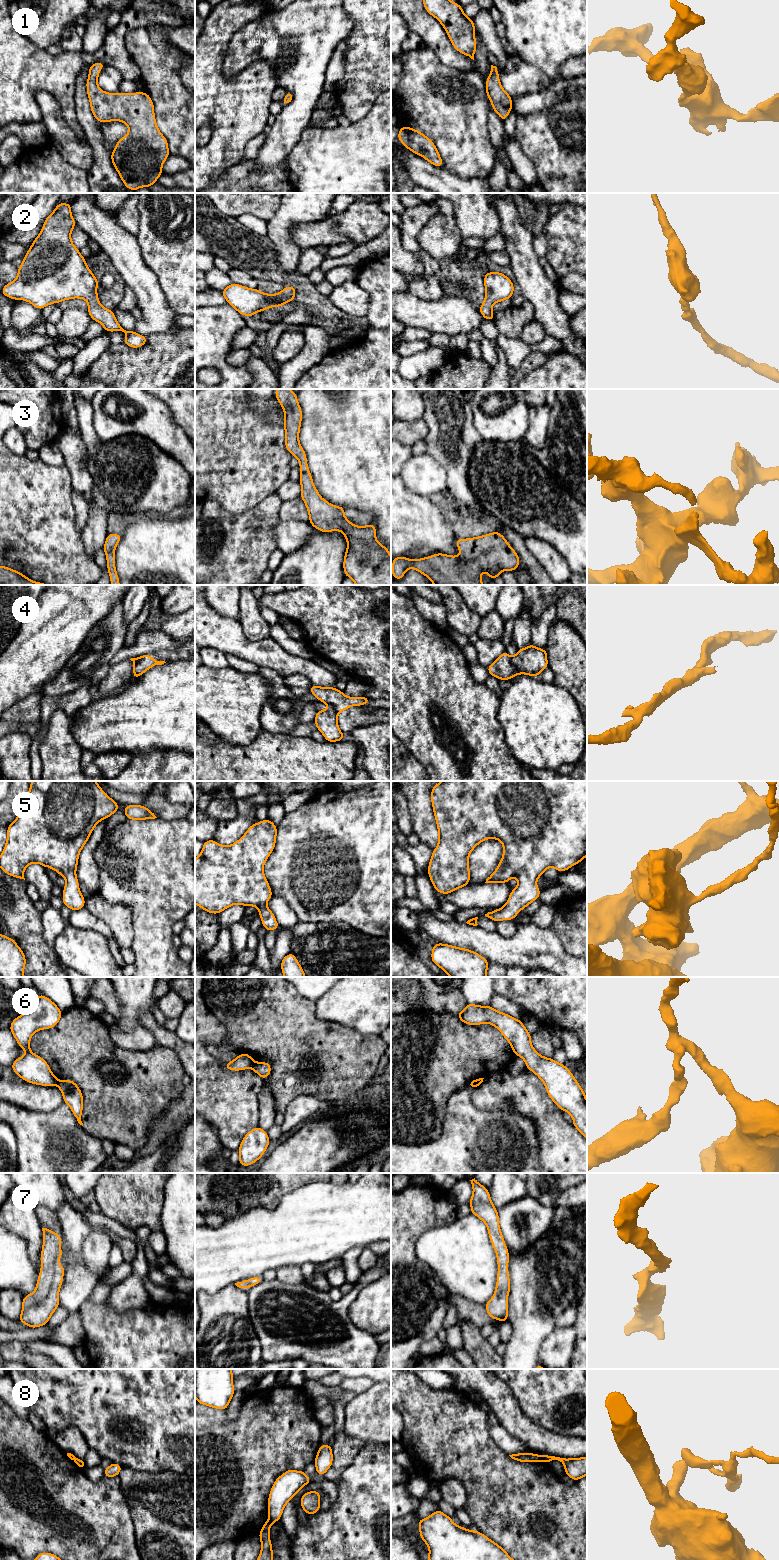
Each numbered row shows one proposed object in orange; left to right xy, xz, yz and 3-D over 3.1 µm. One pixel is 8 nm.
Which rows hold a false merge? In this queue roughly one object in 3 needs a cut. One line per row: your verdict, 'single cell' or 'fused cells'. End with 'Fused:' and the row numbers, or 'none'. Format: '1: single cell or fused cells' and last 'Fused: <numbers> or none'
1: single cell
2: single cell
3: single cell
4: fused cells
5: single cell
6: fused cells
7: single cell
8: fused cells
Fused: 4, 6, 8

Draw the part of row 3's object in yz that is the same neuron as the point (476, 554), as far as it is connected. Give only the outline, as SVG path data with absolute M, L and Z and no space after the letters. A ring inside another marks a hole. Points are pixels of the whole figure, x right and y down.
M498 531L468 539L459 538L455 540L455 544L460 551L459 557L436 553L415 560L405 556L392 559L392 577L401 580L407 569L412 568L426 576L434 585L484 585L480 575L482 571L495 581L503 570L515 571L520 564L517 552Z

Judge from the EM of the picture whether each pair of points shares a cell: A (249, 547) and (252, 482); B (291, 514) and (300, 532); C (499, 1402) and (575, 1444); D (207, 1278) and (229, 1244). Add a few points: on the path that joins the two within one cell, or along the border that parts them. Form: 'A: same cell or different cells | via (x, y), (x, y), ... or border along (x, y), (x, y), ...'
A: different cells | border along (270, 495), (252, 508), (241, 513), (228, 512)
B: different cells | border along (281, 520), (302, 520), (308, 522)
C: same cell | via (518, 1421), (540, 1441), (556, 1444)
D: same cell | via (207, 1270), (207, 1267), (222, 1252)

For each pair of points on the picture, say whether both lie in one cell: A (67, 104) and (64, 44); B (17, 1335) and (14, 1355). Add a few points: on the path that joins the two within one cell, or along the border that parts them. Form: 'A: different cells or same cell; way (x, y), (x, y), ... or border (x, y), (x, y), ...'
A: different cells; border (63, 50), (80, 52)
B: different cells; border (10, 1341), (23, 1341), (25, 1343)

